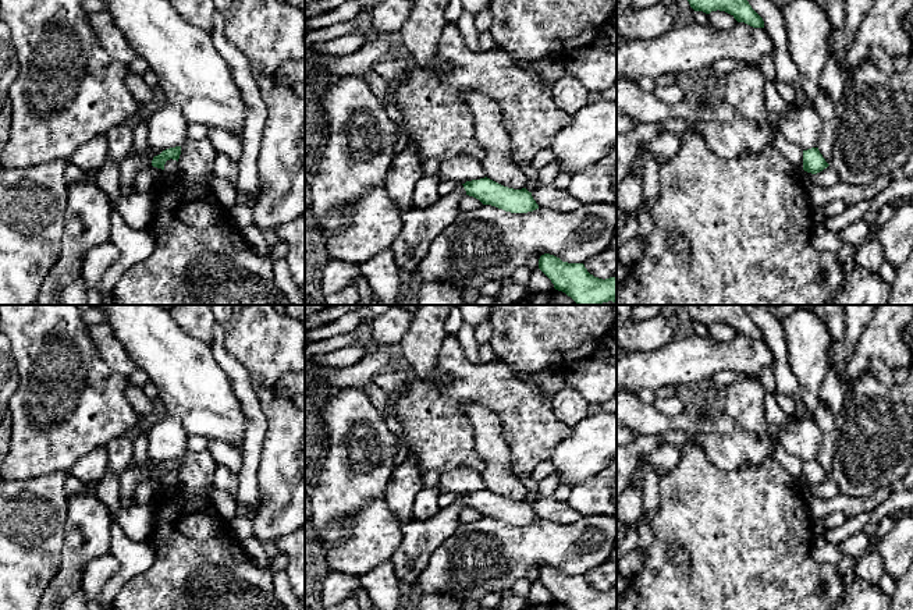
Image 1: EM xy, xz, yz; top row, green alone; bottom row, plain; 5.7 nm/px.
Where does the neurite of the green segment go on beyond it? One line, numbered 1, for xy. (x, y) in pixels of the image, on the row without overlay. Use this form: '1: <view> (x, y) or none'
1: none

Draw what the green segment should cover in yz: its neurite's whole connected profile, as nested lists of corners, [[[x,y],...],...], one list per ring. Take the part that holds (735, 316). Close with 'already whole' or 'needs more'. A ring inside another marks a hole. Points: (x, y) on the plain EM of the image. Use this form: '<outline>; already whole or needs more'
[[[683,305],[694,323],[710,326],[725,323],[738,334],[753,340],[764,340],[763,330],[752,320],[743,305]]]; already whole

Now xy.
[[[181,458],[166,461],[160,467],[153,469],[152,478],[164,482],[166,474],[170,471],[178,474],[180,467],[181,467]]]; already whole

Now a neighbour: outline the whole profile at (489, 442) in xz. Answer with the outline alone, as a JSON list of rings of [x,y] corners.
[[[477,404],[465,407],[475,430],[475,448],[484,461],[482,474],[486,489],[514,501],[522,501],[527,490],[509,468],[509,448],[502,437],[498,416]]]

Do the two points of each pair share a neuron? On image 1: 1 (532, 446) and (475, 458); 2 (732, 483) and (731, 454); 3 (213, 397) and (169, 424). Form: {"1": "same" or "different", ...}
{"1": "same", "2": "different", "3": "different"}

